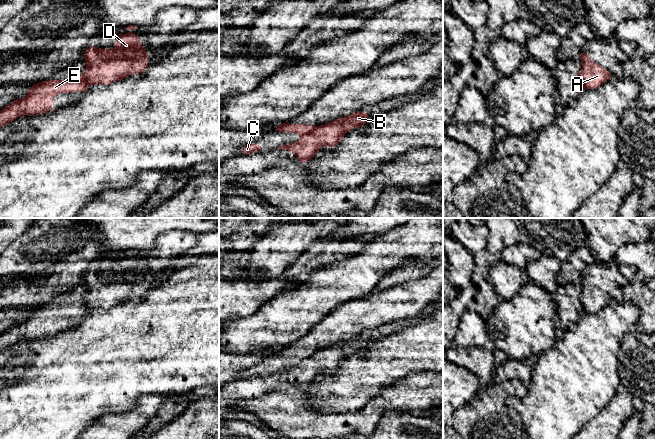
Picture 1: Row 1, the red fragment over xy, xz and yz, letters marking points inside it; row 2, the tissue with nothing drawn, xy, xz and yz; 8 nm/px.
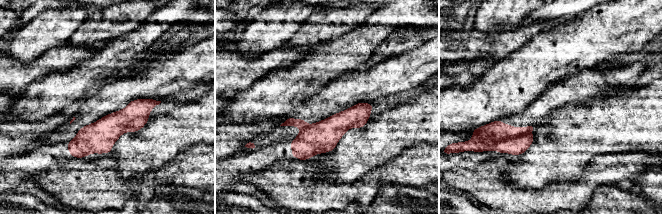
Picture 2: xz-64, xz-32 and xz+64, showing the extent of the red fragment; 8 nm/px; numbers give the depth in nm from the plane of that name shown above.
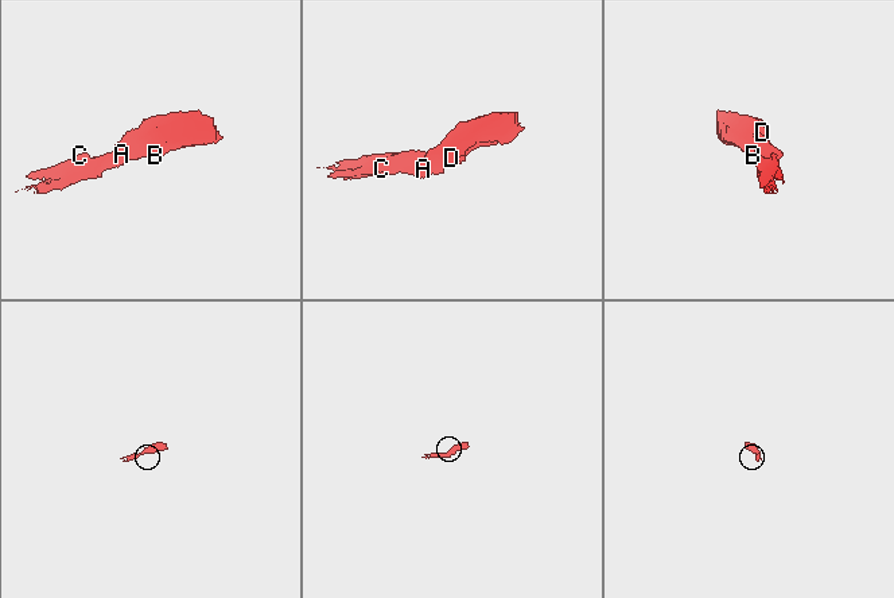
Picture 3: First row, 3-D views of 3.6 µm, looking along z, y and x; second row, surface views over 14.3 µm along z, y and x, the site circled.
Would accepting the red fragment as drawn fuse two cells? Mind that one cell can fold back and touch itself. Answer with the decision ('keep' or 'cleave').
cleave

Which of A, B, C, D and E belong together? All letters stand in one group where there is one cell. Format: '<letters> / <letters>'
A B D / C E

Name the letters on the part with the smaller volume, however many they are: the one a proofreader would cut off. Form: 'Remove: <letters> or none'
Remove: C, E

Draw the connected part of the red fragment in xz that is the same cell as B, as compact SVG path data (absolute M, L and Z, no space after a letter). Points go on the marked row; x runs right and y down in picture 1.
M359 110L348 117L315 127L311 132L302 135L297 142L278 146L277 149L289 150L296 155L297 162L304 164L318 153L320 147L335 147L343 140L347 131L365 126L370 116L369 113Z

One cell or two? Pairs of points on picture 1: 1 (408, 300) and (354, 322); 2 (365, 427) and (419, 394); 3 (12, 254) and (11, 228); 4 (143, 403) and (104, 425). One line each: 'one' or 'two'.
1: one
2: one
3: two
4: one

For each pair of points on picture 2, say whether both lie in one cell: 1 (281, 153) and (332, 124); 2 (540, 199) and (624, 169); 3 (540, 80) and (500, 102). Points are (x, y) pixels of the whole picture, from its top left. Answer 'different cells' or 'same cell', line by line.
1: same cell
2: same cell
3: same cell

